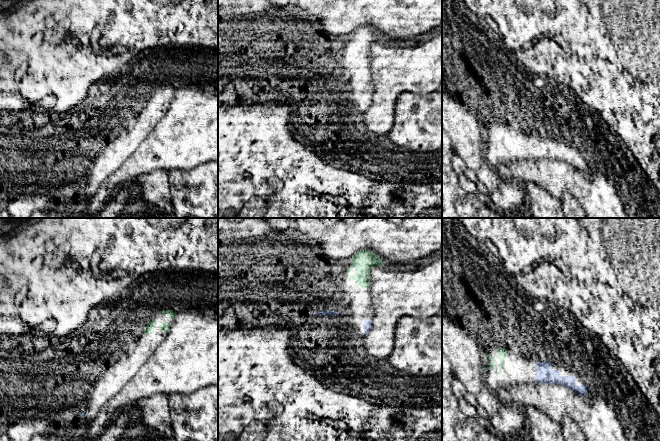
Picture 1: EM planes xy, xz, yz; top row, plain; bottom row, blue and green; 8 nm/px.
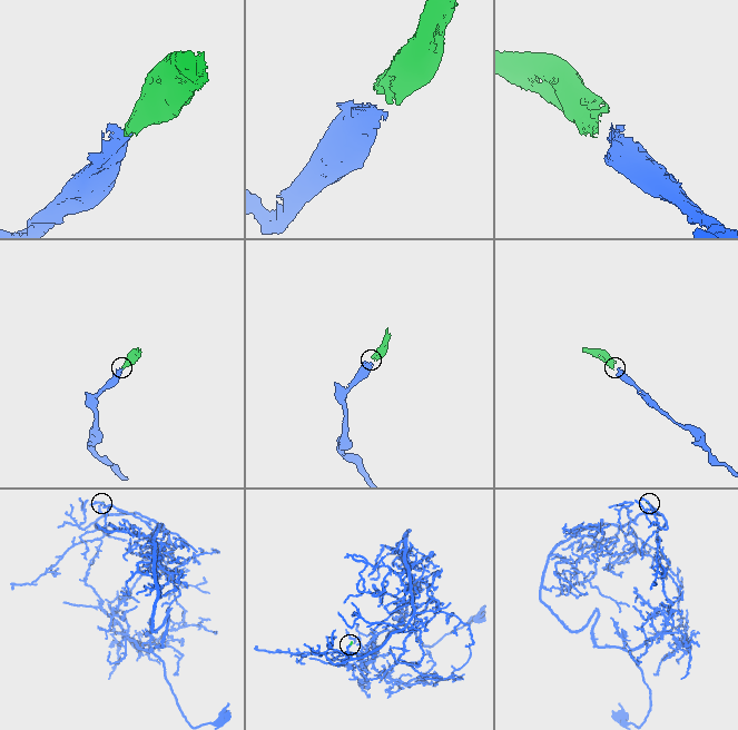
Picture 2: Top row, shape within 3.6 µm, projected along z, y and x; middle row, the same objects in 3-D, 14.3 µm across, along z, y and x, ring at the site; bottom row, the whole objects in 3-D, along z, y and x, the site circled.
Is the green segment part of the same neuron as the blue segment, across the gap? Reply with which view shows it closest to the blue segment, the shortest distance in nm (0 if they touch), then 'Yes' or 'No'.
Closest in yz. Distance 240 nm. Yes

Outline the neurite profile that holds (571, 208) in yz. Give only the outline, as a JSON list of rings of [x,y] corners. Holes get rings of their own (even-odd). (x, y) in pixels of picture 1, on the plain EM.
[[[565,192],[560,199],[561,208],[566,218],[587,218],[578,200],[569,192]]]

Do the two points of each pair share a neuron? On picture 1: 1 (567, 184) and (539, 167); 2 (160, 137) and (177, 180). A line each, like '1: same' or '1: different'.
1: same
2: different

